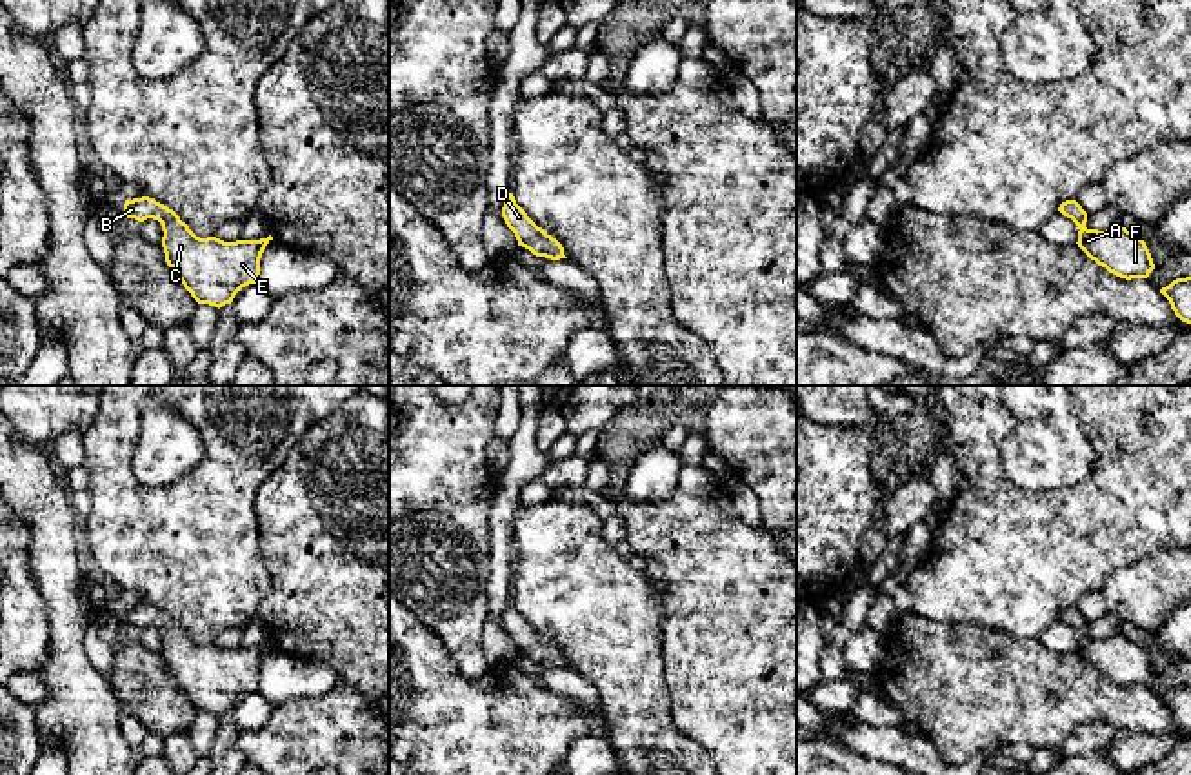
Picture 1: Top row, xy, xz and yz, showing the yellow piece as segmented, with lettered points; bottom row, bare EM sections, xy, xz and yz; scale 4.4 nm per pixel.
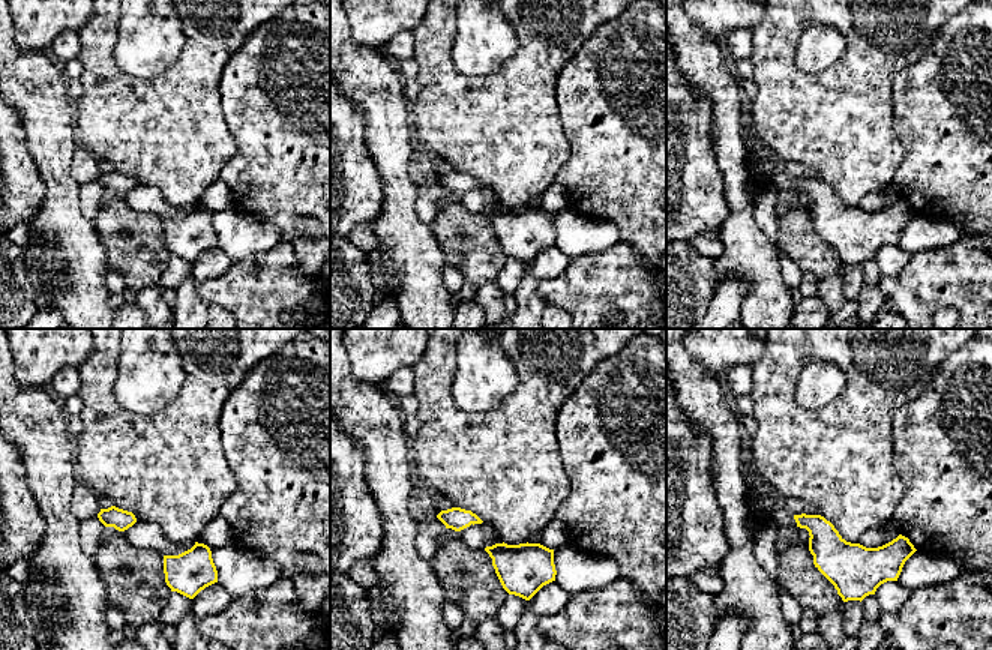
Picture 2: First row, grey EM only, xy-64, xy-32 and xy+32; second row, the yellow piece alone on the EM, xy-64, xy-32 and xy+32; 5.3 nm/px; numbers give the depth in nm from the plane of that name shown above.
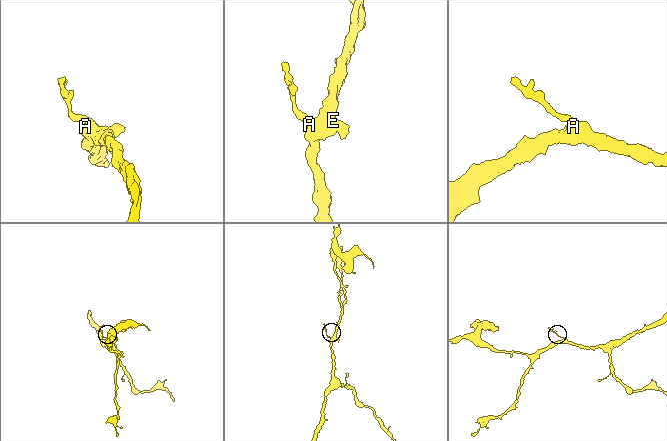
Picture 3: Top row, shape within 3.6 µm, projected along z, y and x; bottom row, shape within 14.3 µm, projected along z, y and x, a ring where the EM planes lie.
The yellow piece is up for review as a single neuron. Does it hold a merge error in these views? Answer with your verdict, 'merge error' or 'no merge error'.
no merge error

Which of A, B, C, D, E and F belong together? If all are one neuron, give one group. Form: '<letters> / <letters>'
A B C D E F

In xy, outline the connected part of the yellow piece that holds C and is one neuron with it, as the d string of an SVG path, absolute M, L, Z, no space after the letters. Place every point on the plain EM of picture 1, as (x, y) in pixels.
M149 604L125 608L124 622L138 629L158 628L167 673L198 711L218 717L242 695L258 689L262 660L273 648L271 642L236 649L200 646L173 617Z

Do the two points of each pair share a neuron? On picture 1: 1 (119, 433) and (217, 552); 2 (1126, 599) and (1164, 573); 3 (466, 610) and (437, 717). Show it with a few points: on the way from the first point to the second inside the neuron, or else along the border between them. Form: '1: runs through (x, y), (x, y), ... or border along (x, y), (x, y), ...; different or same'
1: runs through (115, 468), (115, 473), (171, 530), (182, 535); same
2: runs through (1135, 593), (1144, 593), (1155, 583); same
3: border along (426, 624), (466, 677), (488, 672); different

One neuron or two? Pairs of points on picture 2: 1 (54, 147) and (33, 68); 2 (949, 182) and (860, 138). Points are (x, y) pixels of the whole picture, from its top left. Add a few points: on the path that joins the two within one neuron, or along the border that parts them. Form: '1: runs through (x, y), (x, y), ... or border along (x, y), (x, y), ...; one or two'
1: runs through (50, 128), (41, 99), (41, 87); one
2: border along (893, 123), (902, 147), (902, 161), (890, 185); two

